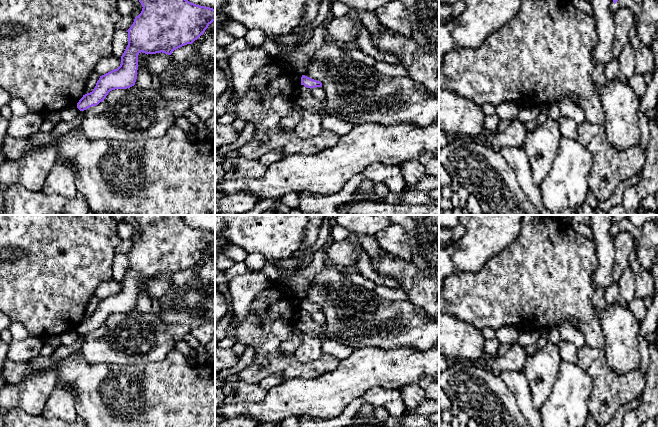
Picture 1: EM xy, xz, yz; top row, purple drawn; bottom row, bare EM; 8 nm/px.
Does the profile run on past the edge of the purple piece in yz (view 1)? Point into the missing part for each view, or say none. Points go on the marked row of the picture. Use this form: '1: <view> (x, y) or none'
1: none

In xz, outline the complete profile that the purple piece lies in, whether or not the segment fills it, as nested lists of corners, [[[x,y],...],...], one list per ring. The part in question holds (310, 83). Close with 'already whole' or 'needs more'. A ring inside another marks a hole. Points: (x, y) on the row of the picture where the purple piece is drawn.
[[[305,75],[301,77],[301,85],[304,85],[307,88],[315,88],[315,87],[322,87],[322,83],[320,81],[311,79]]]; already whole

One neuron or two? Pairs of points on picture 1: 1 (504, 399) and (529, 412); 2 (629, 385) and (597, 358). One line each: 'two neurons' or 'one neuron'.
1: two neurons
2: one neuron

